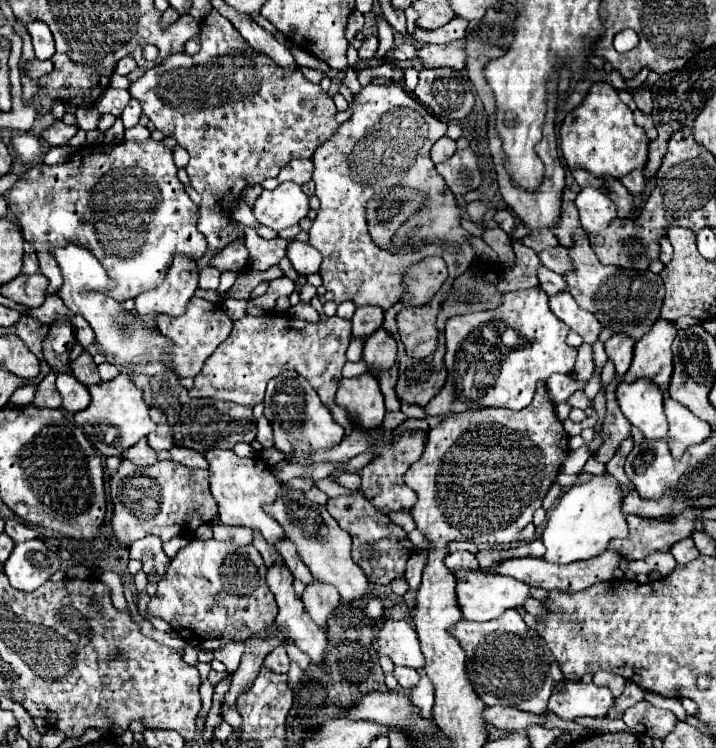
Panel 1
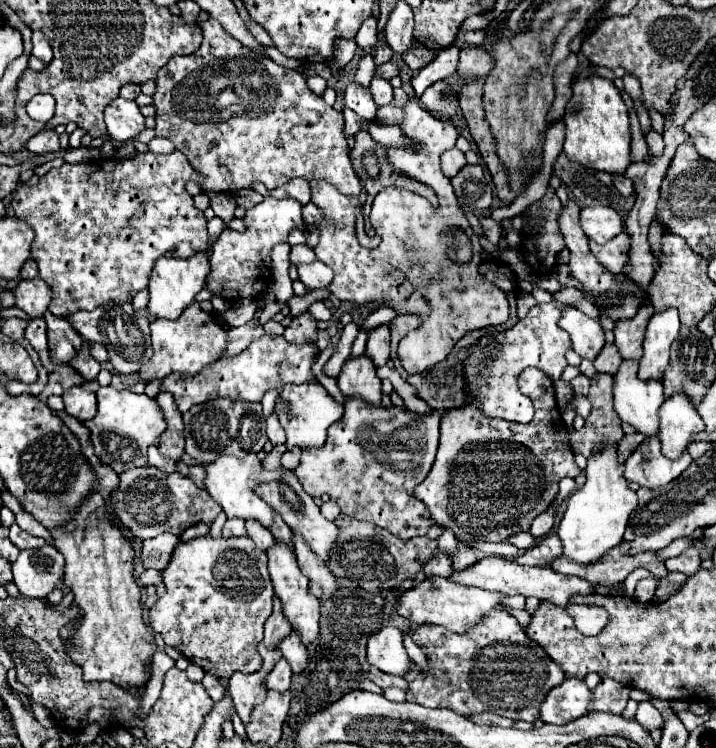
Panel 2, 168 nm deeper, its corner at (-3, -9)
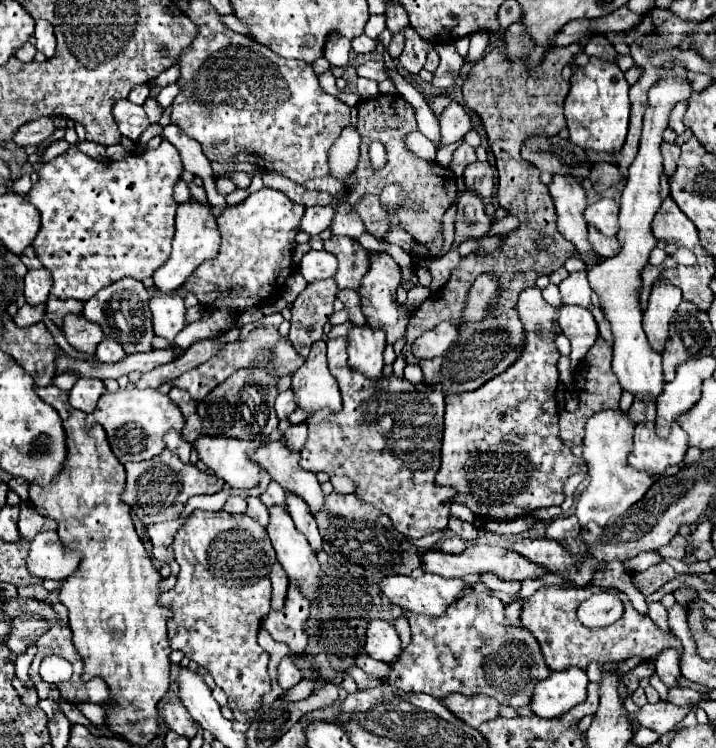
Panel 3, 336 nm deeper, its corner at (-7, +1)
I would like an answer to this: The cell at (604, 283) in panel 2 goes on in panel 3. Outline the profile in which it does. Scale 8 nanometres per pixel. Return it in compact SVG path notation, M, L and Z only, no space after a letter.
M558 174L554 176L554 182L548 188L558 214L558 232L576 246L578 254L590 252L592 258L600 260L600 256L594 252L592 244L588 242L586 234L588 228L582 218L582 212L588 206L584 188L572 176L558 176Z

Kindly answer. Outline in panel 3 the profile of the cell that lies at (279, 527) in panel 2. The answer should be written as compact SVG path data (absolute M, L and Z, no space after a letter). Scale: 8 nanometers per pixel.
M270 482L270 486L262 492L260 500L262 500L268 508L272 508L272 506L282 506L282 508L286 508L286 494L284 494L284 490L280 488L280 484L276 484L276 482Z

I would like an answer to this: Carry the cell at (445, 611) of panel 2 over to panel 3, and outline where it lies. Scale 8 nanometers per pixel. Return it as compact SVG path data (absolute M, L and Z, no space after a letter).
M424 574L420 578L388 576L380 582L380 588L392 604L406 612L444 616L448 606L462 596L468 584L462 578L446 580L438 574Z

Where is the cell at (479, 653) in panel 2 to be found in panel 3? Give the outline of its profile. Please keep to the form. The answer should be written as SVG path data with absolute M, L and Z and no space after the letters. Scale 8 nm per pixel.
M470 592L456 600L456 604L452 604L452 608L448 608L448 612L436 620L432 620L430 616L410 614L412 640L402 650L398 662L392 666L392 674L386 682L404 692L426 692L436 698L444 698L450 692L460 692L468 696L482 692L496 698L502 706L530 706L534 686L540 680L546 680L552 674L552 670L544 662L538 640L530 632L526 632L524 626L512 626L504 610L506 606L496 596Z

